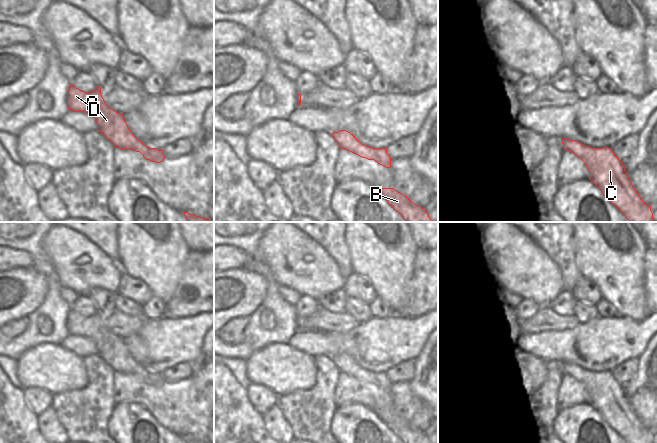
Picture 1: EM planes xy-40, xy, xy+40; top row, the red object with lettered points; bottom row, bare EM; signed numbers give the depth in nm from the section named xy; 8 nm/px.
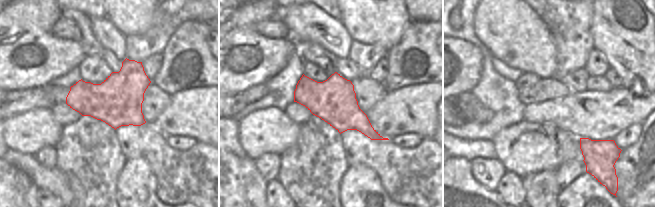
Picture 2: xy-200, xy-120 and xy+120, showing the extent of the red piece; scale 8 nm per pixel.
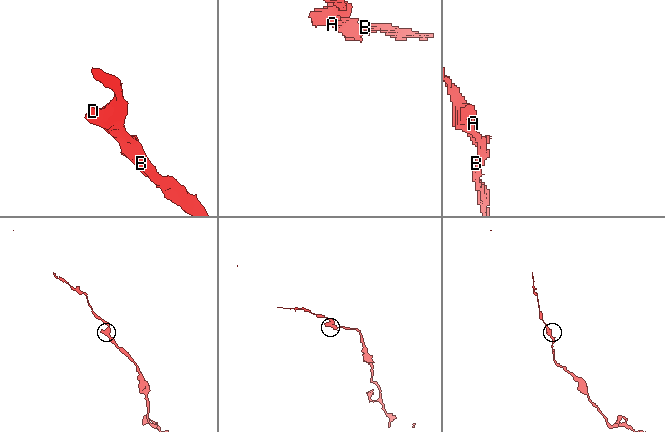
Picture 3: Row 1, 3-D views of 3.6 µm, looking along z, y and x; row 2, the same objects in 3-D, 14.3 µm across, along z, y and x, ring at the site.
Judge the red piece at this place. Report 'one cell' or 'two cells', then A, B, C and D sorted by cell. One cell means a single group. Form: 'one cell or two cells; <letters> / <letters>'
one cell; A B C D

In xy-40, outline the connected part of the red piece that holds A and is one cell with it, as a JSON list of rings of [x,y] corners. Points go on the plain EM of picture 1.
[[[71,308],[67,315],[67,331],[74,336],[90,338],[97,347],[97,355],[115,372],[140,376],[146,384],[156,387],[165,383],[163,374],[148,371],[133,359],[123,338],[105,327],[100,311],[84,316]]]

